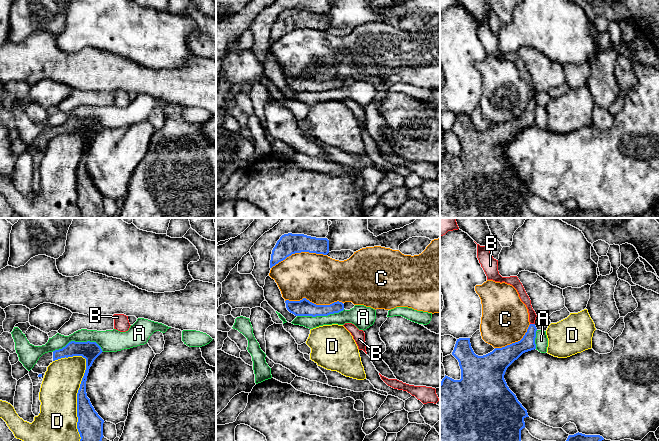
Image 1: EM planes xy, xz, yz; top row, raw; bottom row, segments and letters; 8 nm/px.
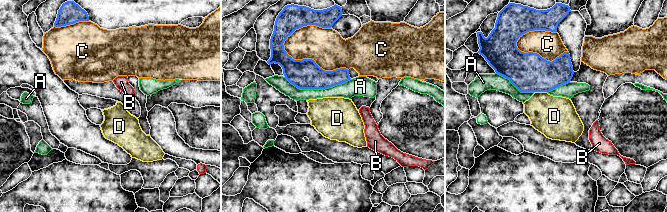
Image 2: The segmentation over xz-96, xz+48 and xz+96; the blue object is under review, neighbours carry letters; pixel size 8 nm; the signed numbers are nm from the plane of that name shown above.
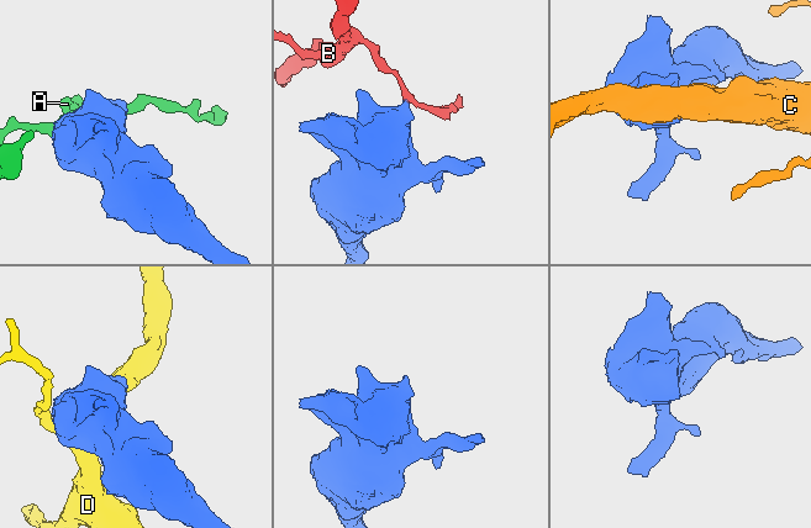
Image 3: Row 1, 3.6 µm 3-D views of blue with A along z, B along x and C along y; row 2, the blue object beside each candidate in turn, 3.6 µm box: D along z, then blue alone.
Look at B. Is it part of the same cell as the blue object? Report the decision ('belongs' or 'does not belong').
does not belong

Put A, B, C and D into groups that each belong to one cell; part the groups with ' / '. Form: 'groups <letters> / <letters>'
groups A / B / C / D

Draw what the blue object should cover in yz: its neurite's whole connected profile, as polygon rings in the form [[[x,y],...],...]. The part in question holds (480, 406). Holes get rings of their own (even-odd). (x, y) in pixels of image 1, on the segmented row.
[[[530,324],[520,341],[495,348],[483,356],[474,353],[470,338],[457,339],[452,355],[459,362],[461,379],[454,380],[445,375],[440,383],[440,441],[521,441],[521,430],[525,428],[524,419],[529,416],[507,386],[504,375],[507,368],[523,353],[536,349],[536,331],[535,324]]]

